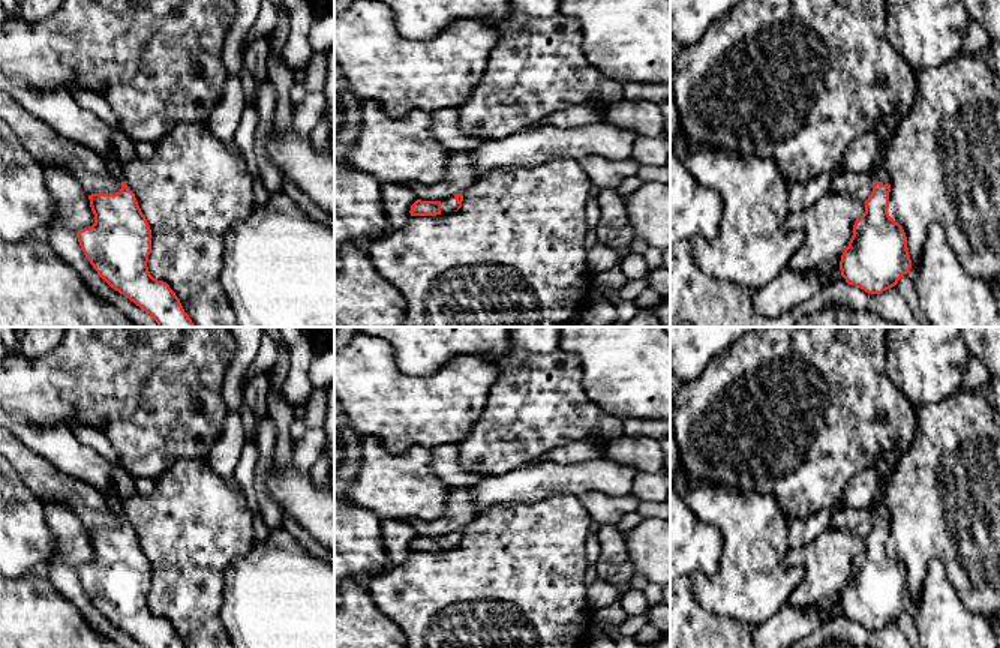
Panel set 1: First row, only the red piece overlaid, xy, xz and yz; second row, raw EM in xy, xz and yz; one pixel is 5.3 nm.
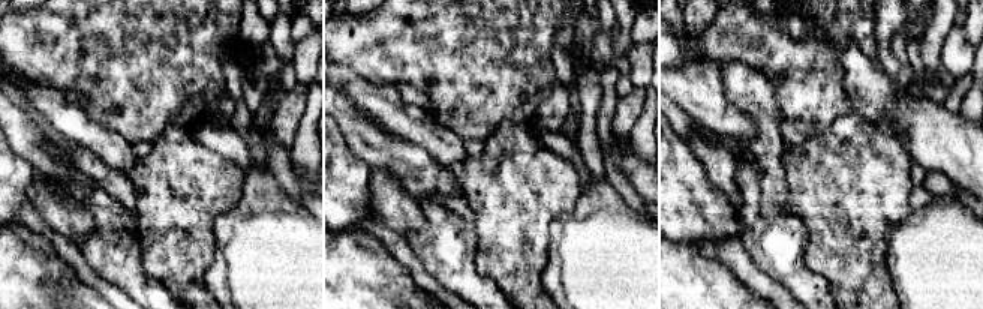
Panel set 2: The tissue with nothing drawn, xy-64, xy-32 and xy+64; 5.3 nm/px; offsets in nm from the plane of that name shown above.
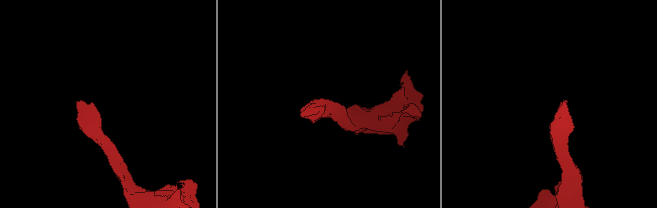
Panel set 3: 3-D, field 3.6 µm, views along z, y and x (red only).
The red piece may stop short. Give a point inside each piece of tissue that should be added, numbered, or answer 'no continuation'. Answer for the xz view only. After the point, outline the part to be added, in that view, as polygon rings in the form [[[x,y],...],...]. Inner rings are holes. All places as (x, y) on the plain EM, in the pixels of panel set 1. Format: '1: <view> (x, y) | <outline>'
1: xz (449, 540) | [[[448,532],[445,536],[441,536],[441,550],[448,550],[456,548],[459,540],[456,538],[454,532]]]

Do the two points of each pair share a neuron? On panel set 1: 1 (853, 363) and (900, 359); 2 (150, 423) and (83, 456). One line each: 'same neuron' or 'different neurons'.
1: different neurons
2: different neurons

